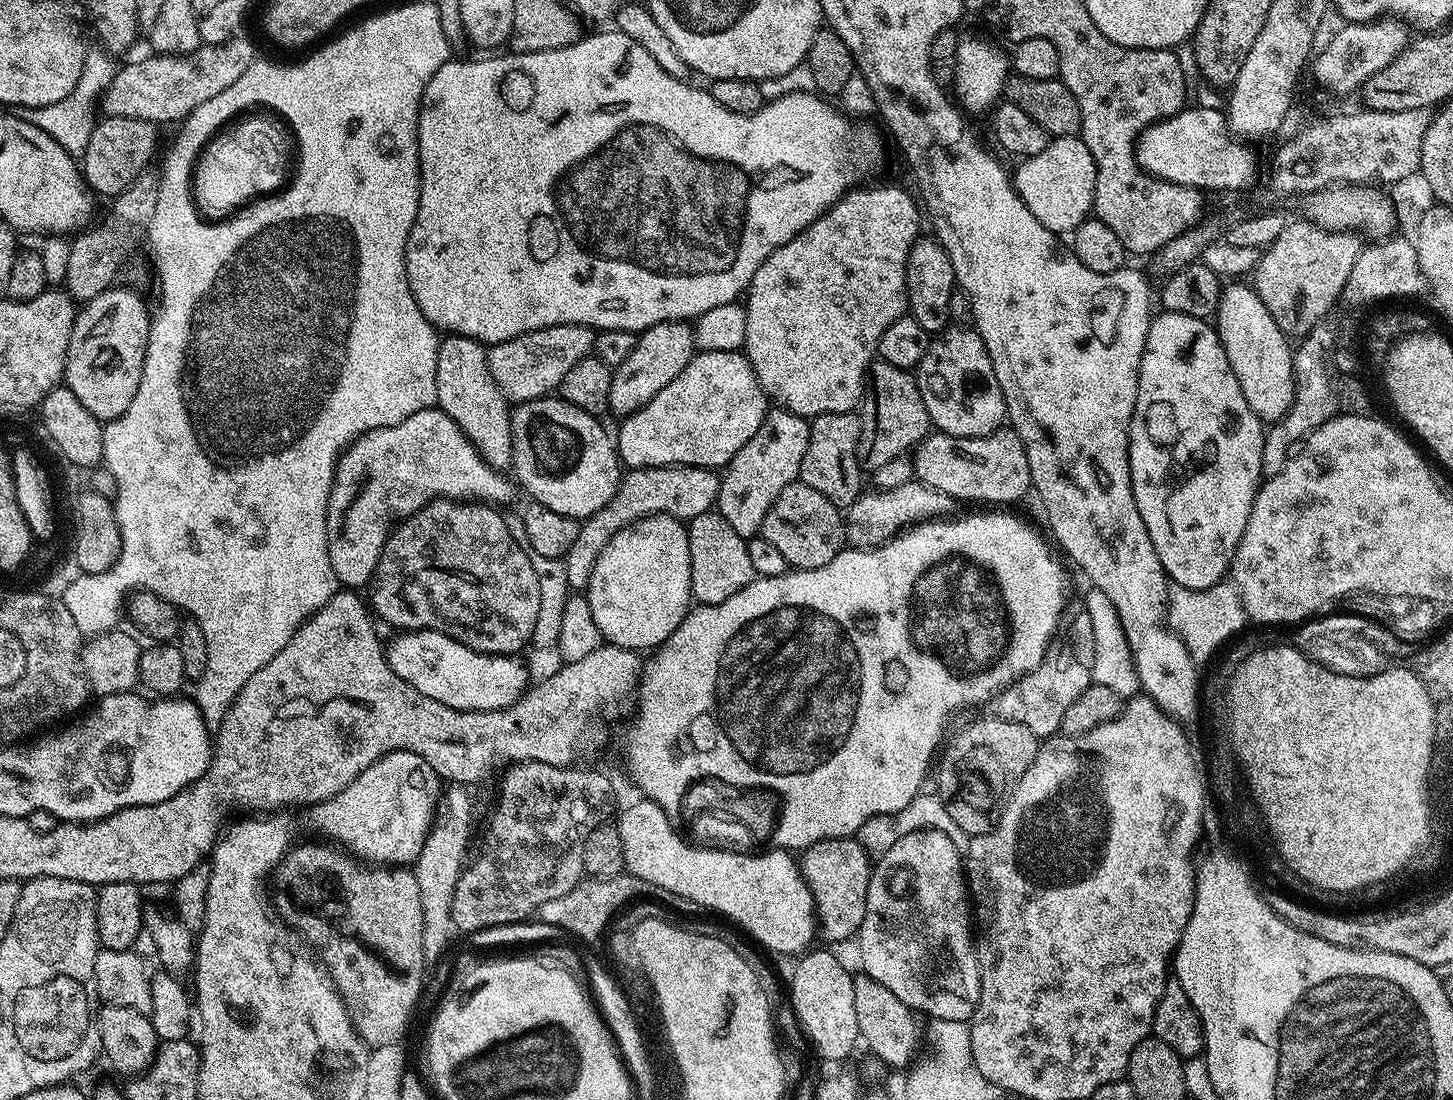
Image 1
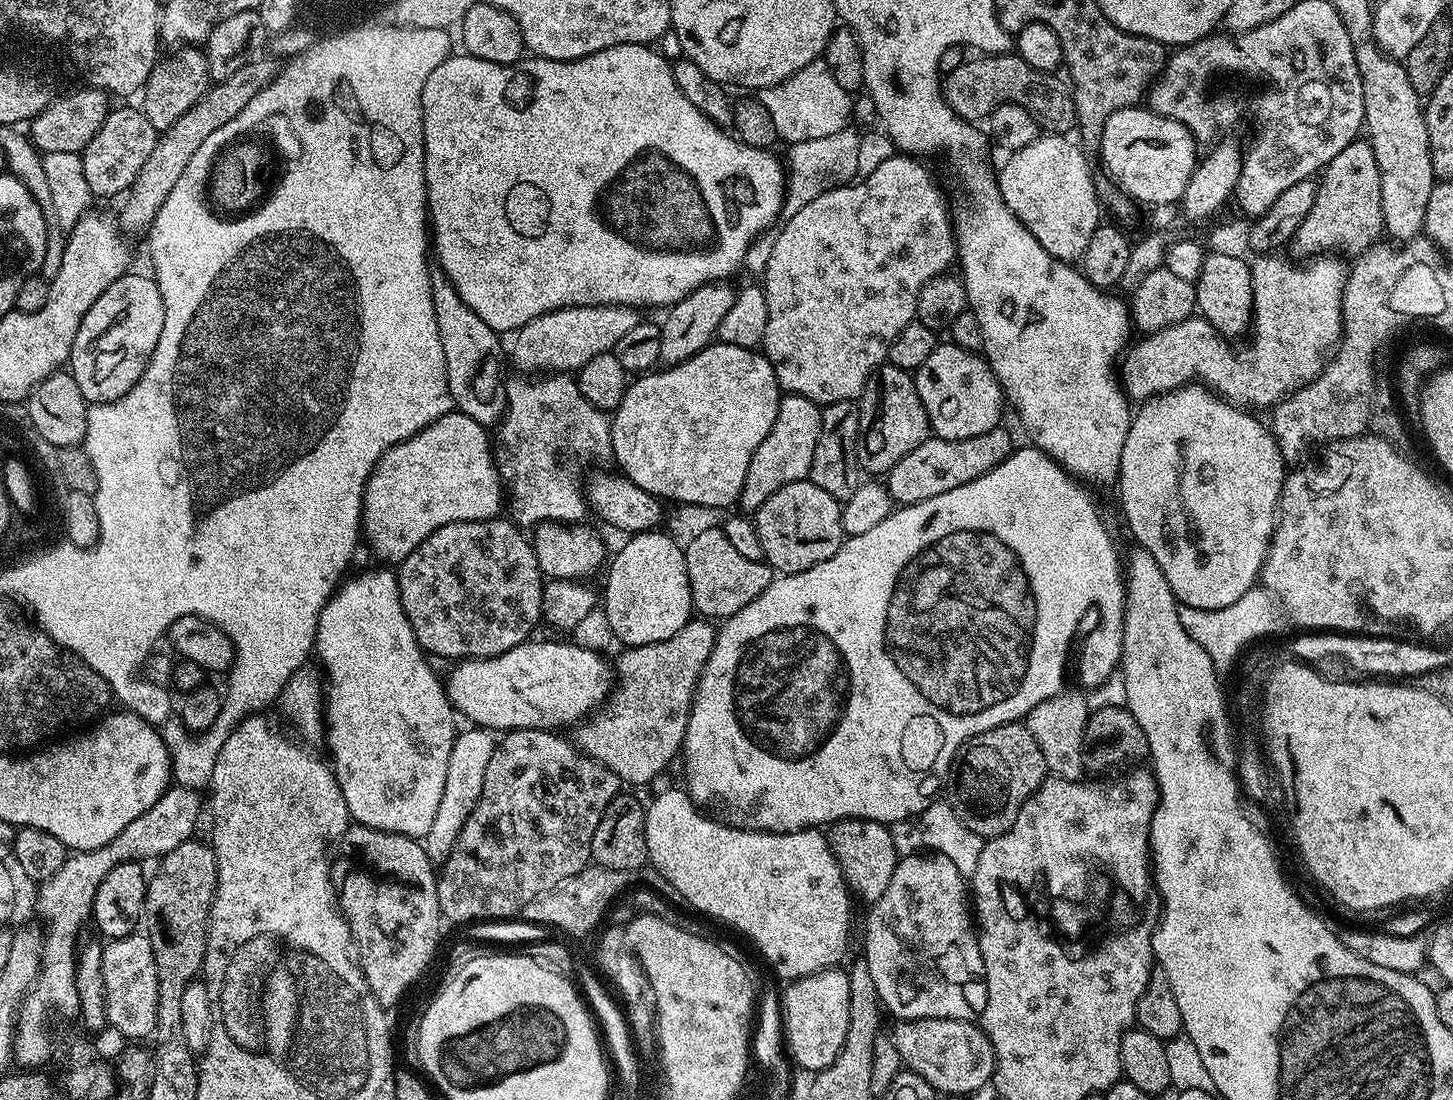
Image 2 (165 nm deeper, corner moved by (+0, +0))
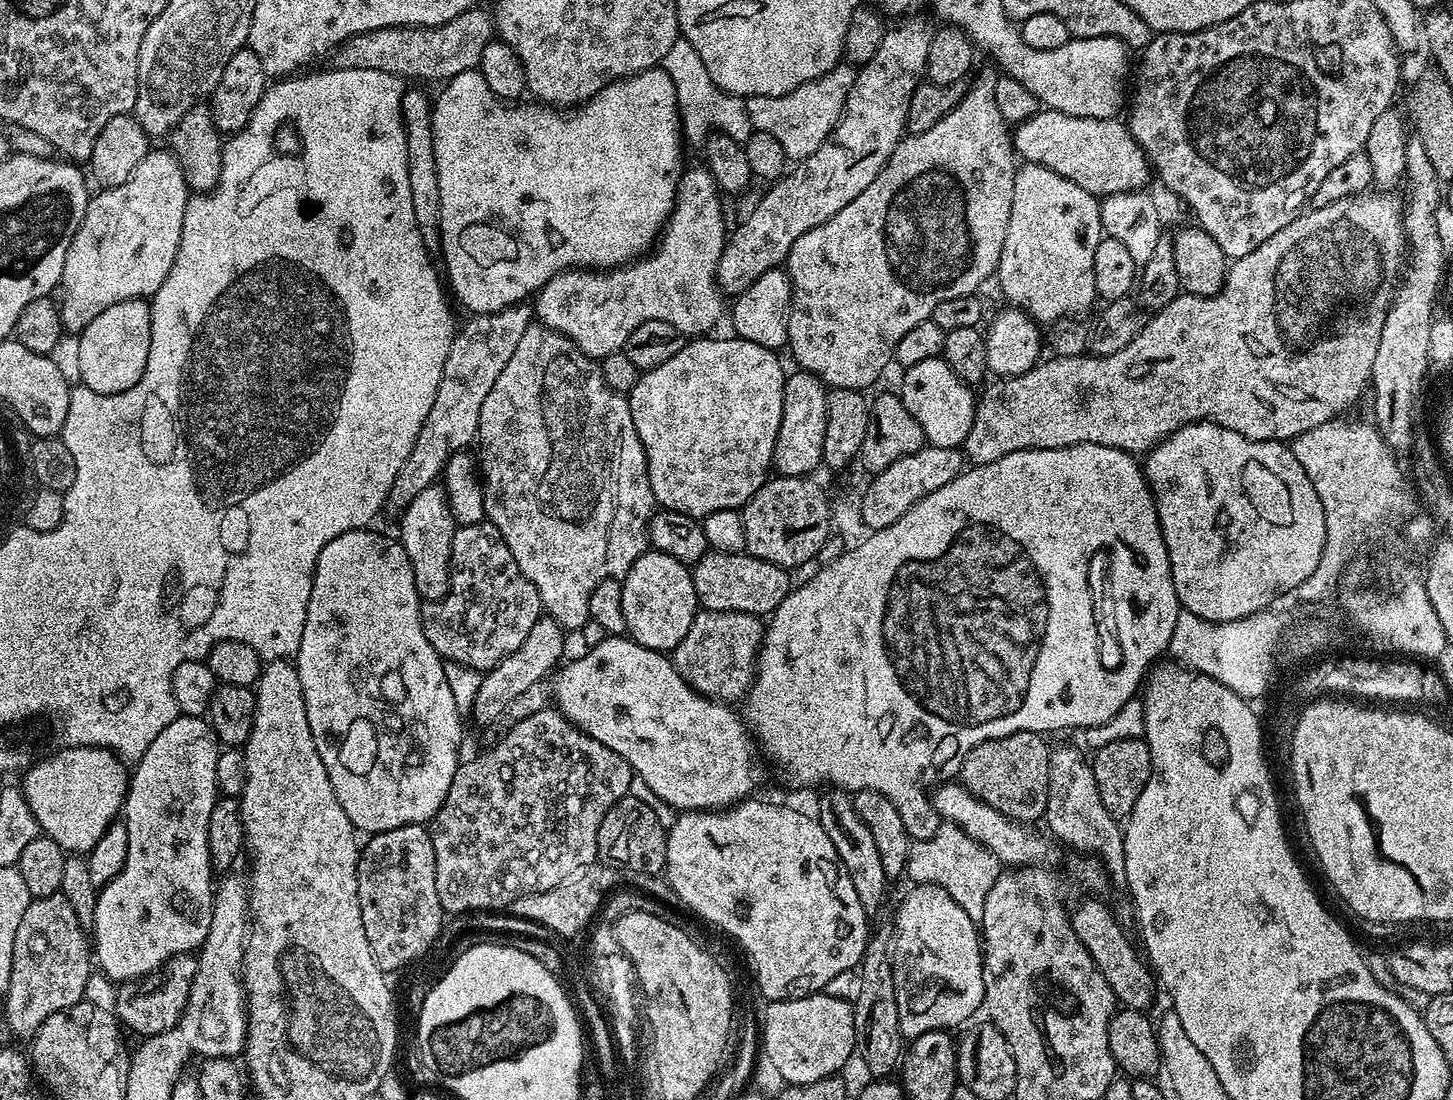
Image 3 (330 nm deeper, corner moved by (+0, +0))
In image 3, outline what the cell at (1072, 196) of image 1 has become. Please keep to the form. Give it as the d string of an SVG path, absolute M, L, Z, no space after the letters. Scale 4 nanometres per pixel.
M1024 162L1017 167L1014 178L1014 198L1010 202L1010 222L1006 226L1006 242L1002 246L1000 264L994 273L994 280L1000 283L1000 292L1008 299L1007 303L1011 307L1019 308L1021 312L1028 313L1033 320L1047 326L1051 320L1060 322L1065 318L1076 318L1079 312L1084 312L1092 303L1097 303L1098 297L1094 286L1094 250L1098 250L1098 242L1105 235L1104 223L1100 221L1101 207L1101 201L1086 190L1082 190L1082 186L1078 186L1078 182L1070 182L1070 178L1064 178L1062 174L1054 174L1054 170L1050 170L1046 166Z

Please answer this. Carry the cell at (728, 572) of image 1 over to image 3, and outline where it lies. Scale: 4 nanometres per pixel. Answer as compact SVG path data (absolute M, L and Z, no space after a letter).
M709 550L690 568L696 602L710 612L745 612L751 616L767 617L788 597L794 587L789 569L780 568L756 556L747 554L722 554Z

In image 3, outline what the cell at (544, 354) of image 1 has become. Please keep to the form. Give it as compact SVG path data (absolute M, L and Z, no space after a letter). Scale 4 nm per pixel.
M707 167L692 168L683 173L680 177L680 188L676 191L676 205L672 208L672 215L669 216L667 224L664 225L654 247L643 258L634 260L630 264L625 264L619 268L609 268L607 270L585 270L583 268L570 268L566 272L559 272L554 278L550 278L550 282L546 282L546 286L542 286L540 291L534 297L534 316L543 327L554 330L558 334L562 334L570 340L578 348L582 350L582 354L593 358L603 358L621 351L626 342L626 338L630 338L630 334L634 334L634 330L638 330L638 326L642 326L646 322L670 322L670 326L674 326L674 330L678 330L685 338L700 338L708 332L720 320L720 315L725 315L726 303L725 297L722 295L720 287L716 285L716 271L718 270L718 258L722 258L722 250L726 243L726 227L724 228L724 208L720 205L722 201L722 193L717 188L712 175L708 173Z

